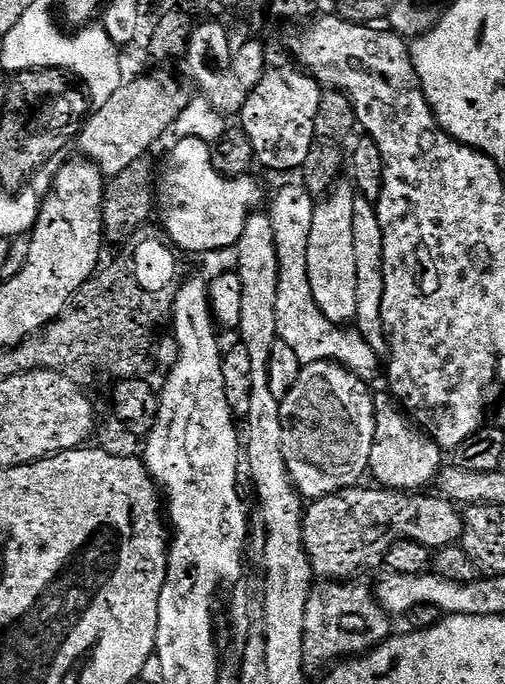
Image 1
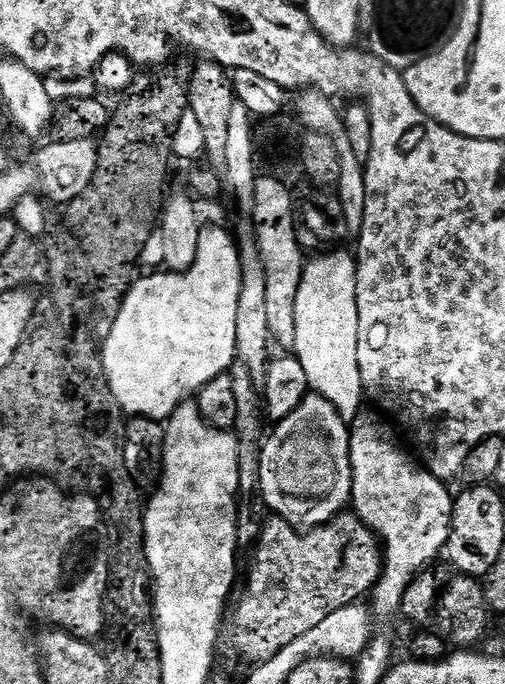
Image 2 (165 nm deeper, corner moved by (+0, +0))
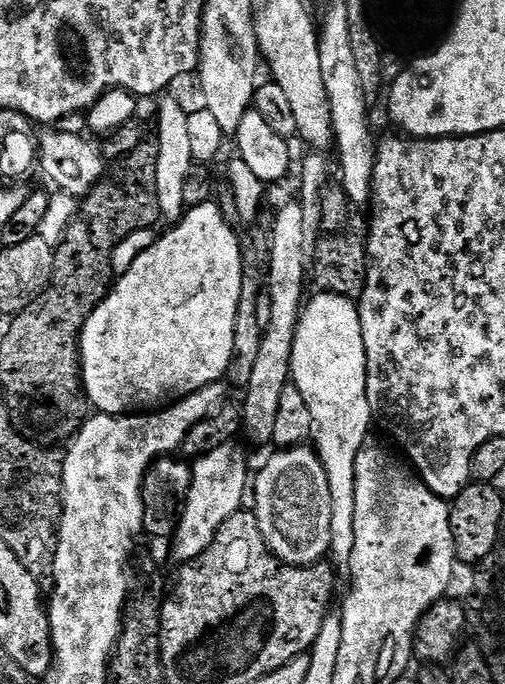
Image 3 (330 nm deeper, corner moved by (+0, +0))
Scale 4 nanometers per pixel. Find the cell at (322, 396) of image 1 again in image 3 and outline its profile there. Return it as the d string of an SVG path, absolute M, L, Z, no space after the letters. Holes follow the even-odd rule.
M308 446L273 451L273 456L254 476L256 505L254 511L262 538L269 550L283 562L295 568L315 566L329 555L330 482L320 461L320 455Z

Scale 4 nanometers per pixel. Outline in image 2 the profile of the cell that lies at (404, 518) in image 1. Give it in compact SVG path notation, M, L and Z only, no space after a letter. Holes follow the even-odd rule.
M341 514L319 528L304 531L292 527L280 516L269 515L252 554L252 569L244 584L244 593L236 609L234 604L227 613L220 629L218 656L228 668L236 668L239 664L255 666L274 658L283 648L290 646L294 638L302 638L302 634L314 630L314 626L334 614L334 610L342 610L342 606L367 597L379 582L380 571L384 569L381 541L355 514Z

